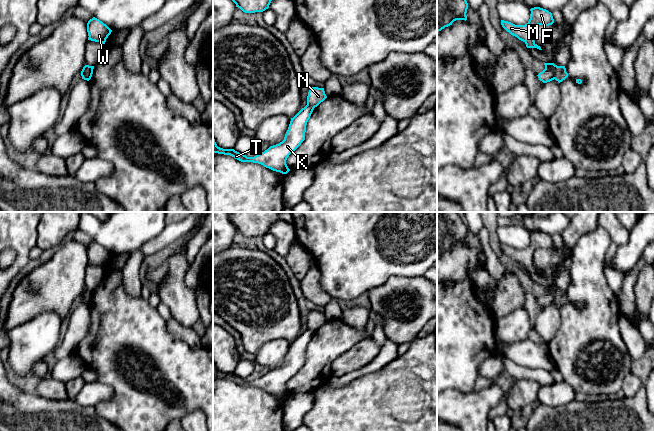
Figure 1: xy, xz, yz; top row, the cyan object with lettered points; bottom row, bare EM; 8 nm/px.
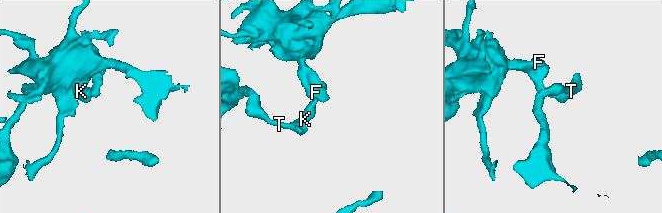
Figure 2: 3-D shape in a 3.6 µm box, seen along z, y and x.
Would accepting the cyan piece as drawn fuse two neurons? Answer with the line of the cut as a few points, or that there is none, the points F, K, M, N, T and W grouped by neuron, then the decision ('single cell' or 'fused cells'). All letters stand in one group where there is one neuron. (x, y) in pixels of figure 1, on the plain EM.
yz (556, 289), (554, 302) | F M N W / K T | fused cells

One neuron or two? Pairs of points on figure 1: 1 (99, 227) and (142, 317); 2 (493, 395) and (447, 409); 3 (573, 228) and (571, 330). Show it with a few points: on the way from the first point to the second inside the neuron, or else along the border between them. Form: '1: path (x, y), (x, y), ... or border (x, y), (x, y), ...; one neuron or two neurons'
1: border (129, 252), (112, 255); two neurons
2: path (482, 401), (472, 409), (458, 409); one neuron
3: border (585, 234), (579, 238), (571, 256); two neurons

